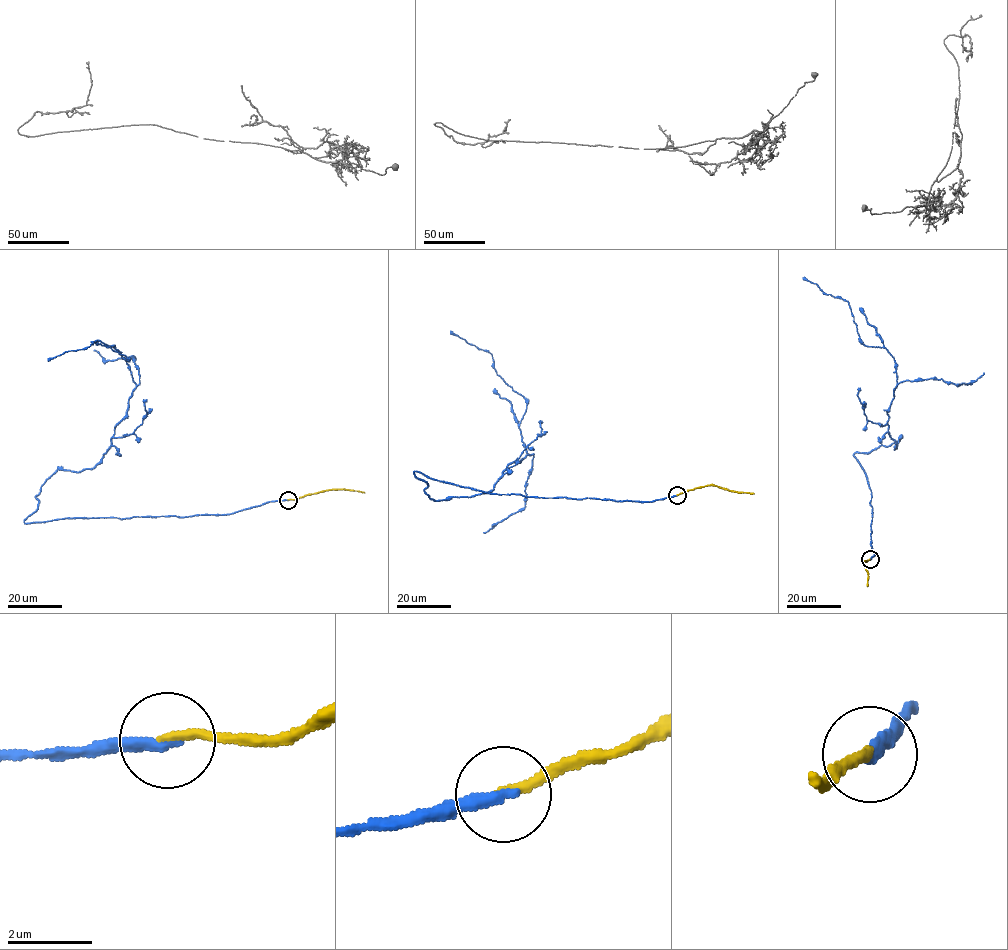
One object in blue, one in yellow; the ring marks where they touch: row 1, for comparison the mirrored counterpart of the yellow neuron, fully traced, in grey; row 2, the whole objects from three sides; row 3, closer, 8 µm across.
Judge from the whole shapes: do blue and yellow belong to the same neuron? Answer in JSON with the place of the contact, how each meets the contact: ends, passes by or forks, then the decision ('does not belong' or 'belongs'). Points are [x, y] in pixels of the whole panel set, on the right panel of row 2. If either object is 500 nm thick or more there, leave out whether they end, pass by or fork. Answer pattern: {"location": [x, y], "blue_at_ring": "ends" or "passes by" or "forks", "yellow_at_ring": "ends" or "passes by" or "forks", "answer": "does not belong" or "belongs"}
{"location": [870, 559], "blue_at_ring": "ends", "yellow_at_ring": "ends", "answer": "belongs"}

